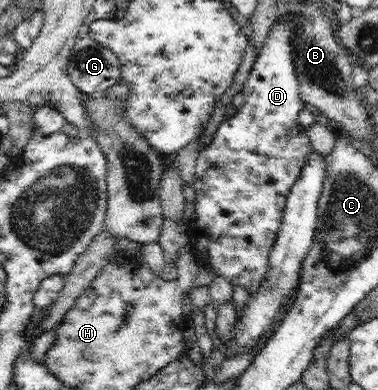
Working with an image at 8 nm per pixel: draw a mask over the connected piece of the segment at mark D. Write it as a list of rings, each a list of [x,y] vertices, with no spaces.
[[[277,17],[277,19],[275,19],[273,27],[269,29],[269,37],[267,37],[267,41],[263,43],[263,47],[258,50],[253,69],[251,69],[251,73],[249,73],[245,85],[243,85],[242,93],[245,96],[245,103],[237,109],[236,114],[231,117],[226,116],[225,119],[221,121],[219,129],[217,129],[215,135],[213,135],[213,141],[211,141],[208,146],[201,149],[196,161],[195,181],[193,181],[192,185],[196,193],[196,221],[193,225],[198,226],[199,232],[203,232],[203,236],[201,236],[202,245],[195,249],[195,253],[199,256],[201,265],[210,263],[217,276],[229,278],[229,282],[233,284],[233,287],[243,286],[243,288],[247,289],[249,292],[259,289],[259,285],[266,280],[266,275],[270,266],[270,251],[273,244],[276,242],[279,226],[282,224],[287,196],[289,195],[291,185],[297,181],[297,177],[299,177],[303,165],[307,163],[307,155],[311,153],[312,149],[307,132],[297,120],[299,111],[305,108],[306,104],[300,99],[301,93],[299,90],[299,80],[296,76],[293,48],[291,45],[293,34],[294,23],[292,23],[290,19],[287,19],[287,21],[282,17]]]

